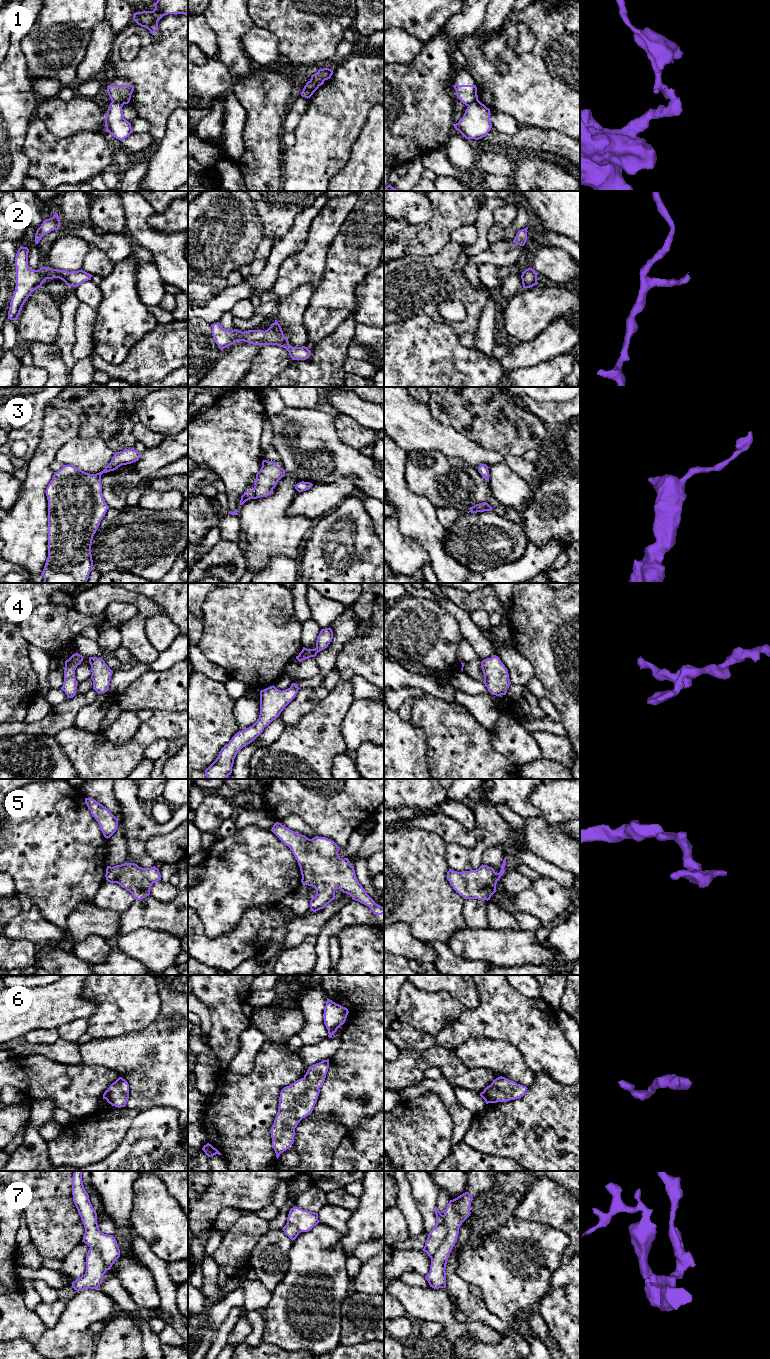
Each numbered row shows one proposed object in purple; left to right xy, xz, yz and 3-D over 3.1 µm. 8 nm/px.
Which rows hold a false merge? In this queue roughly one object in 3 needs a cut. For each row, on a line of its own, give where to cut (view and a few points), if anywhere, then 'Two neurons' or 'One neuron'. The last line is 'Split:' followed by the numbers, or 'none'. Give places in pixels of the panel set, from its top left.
1: Split along xy (112, 100), (122, 105). Two neurons
2: No split. One neuron
3: No split. One neuron
4: No split. One neuron
5: No split. One neuron
6: No split. One neuron
7: Split along yz (444, 1215), (446, 1236), (431, 1259). Two neurons
Split: 1, 7

